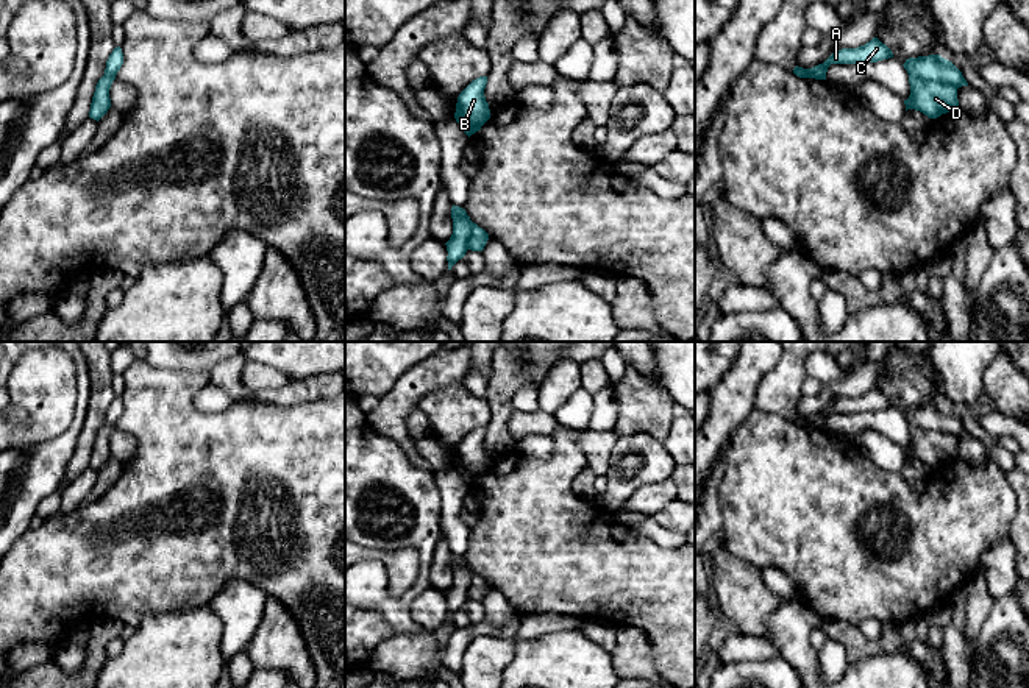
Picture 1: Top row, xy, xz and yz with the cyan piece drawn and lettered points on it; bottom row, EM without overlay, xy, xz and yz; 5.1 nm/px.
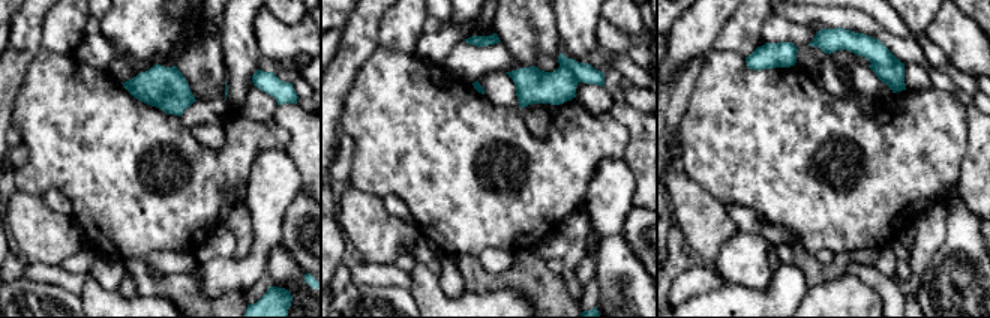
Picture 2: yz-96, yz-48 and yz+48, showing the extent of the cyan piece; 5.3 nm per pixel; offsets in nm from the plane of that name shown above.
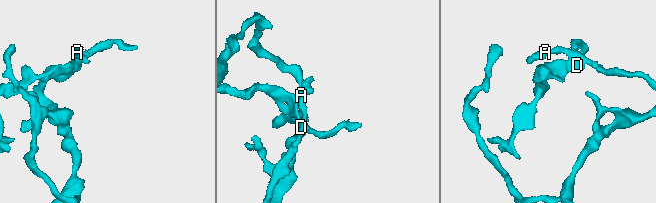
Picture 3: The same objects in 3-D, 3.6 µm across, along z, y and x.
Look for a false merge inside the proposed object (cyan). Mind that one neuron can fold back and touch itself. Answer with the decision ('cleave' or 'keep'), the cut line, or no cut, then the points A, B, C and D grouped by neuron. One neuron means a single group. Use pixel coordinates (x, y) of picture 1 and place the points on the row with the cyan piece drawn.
cleave; cut yz (909, 75), (943, 80), (957, 88); groups A B C / D

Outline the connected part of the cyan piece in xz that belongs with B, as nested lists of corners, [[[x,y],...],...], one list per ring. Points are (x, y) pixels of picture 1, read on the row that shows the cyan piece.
[[[487,76],[473,80],[458,97],[454,119],[470,137],[490,119],[489,103],[484,97]]]

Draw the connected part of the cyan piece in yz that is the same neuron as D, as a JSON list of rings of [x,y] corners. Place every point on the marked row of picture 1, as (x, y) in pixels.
[[[909,76],[910,95],[904,100],[906,111],[915,109],[937,119],[959,108],[957,87],[945,81]]]

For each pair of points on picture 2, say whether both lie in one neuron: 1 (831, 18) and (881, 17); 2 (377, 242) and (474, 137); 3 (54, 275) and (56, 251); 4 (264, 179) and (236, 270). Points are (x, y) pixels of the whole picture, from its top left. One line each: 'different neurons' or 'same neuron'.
1: different neurons
2: different neurons
3: different neurons
4: same neuron

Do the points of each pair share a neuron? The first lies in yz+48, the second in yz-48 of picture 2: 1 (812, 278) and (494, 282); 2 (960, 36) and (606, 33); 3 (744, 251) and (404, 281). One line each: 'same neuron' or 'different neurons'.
1: same neuron
2: different neurons
3: different neurons

